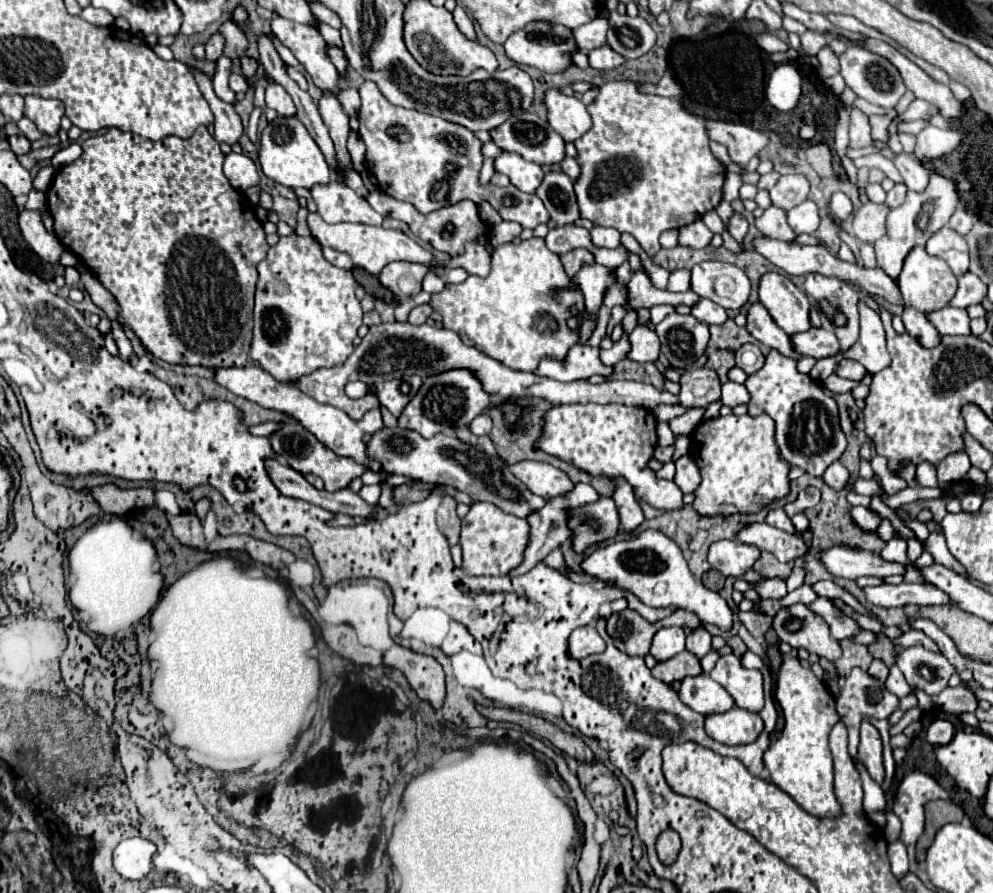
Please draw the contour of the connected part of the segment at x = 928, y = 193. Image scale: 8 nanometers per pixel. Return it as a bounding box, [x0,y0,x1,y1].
[875,170,959,280]

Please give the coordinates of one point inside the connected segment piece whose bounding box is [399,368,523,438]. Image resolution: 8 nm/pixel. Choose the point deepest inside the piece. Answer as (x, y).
(453, 398)

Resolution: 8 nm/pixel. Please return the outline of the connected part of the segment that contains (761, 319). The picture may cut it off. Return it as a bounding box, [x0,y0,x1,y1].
[745,302,801,360]

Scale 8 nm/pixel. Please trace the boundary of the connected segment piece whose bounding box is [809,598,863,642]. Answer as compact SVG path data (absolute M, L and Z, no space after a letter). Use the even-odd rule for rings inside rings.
M817 598L815 602L809 604L809 610L827 620L833 638L839 640L839 642L847 640L847 638L853 638L863 630L851 616L843 614L829 598Z

